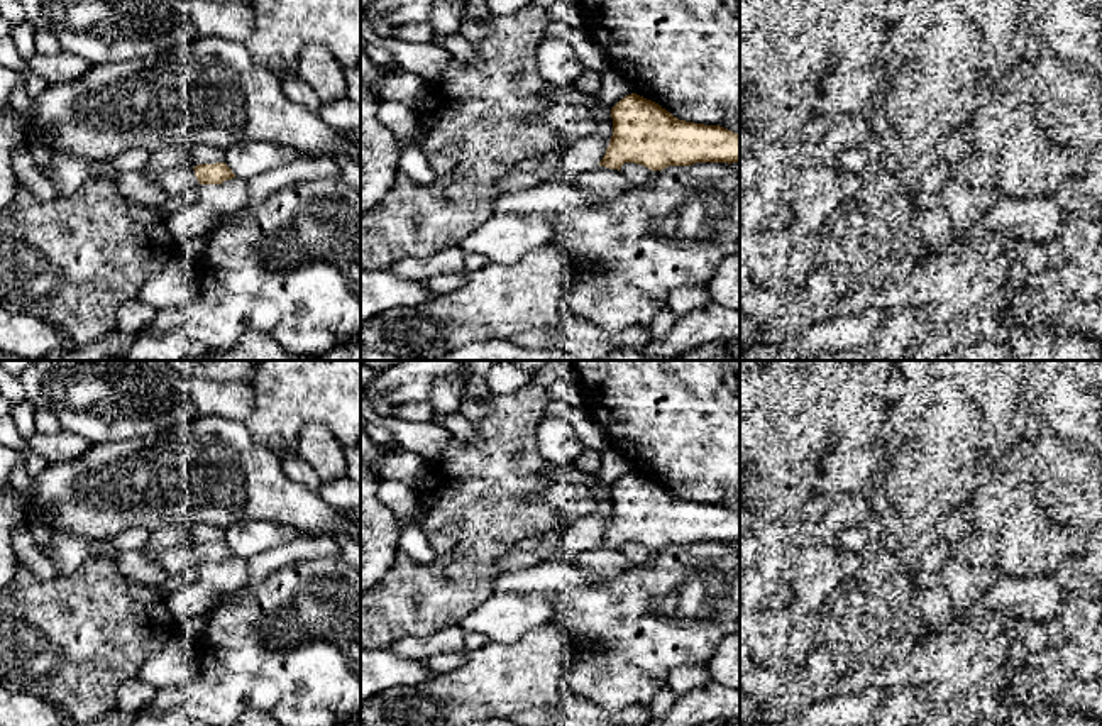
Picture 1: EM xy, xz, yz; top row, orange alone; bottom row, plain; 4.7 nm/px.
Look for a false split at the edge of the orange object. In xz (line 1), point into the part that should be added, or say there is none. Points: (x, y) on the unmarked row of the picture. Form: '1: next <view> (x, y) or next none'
1: next none

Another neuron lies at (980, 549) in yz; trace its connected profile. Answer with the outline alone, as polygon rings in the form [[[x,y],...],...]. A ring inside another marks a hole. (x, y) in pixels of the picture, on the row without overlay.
[[[975,525],[972,533],[951,545],[951,558],[958,558],[973,567],[994,567],[999,560],[1000,543],[997,536]]]

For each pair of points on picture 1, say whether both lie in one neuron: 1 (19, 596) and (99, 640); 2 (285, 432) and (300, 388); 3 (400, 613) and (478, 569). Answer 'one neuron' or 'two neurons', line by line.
1: one neuron
2: one neuron
3: one neuron

